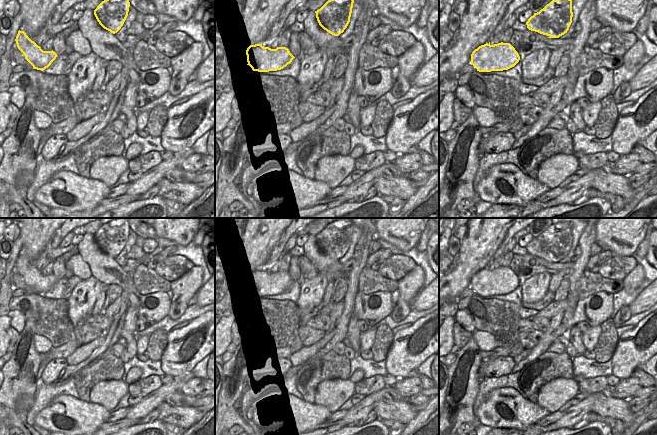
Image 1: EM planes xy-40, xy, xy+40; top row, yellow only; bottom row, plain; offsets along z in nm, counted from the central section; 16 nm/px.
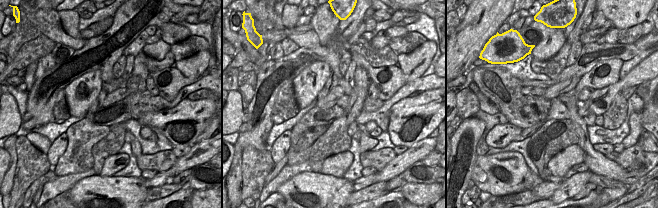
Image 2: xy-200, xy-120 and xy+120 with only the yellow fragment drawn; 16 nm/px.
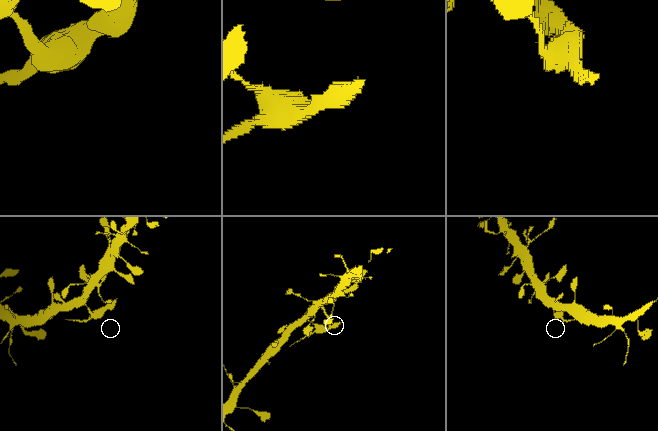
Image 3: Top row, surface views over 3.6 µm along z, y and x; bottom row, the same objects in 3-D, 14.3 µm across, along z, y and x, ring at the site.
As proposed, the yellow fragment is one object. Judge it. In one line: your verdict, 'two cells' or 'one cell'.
two cells

